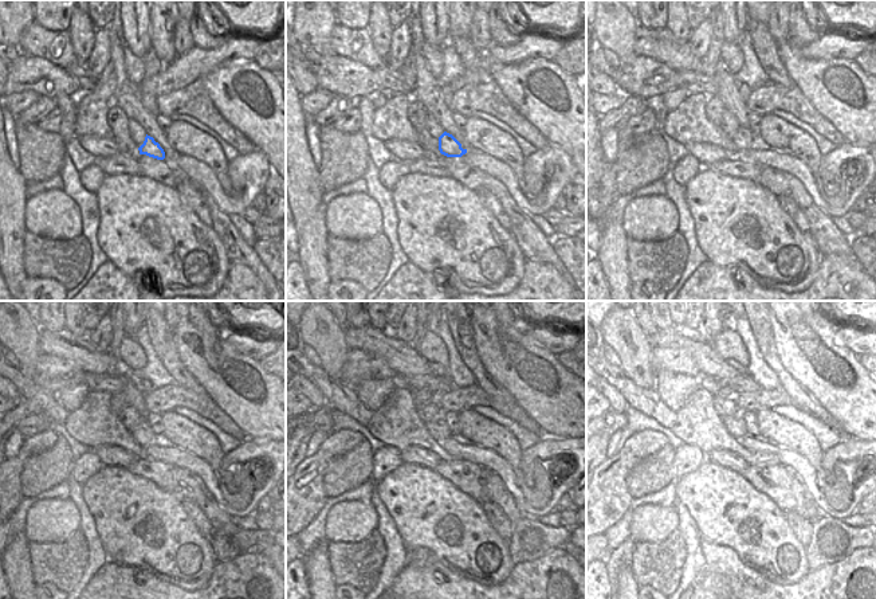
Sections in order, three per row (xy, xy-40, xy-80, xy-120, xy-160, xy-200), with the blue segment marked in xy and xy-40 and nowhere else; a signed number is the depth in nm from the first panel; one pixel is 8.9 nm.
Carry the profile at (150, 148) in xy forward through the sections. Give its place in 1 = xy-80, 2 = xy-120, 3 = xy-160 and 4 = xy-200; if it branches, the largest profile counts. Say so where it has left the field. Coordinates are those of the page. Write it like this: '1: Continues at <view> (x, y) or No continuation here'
1: Continues at xy-80 (743, 137)
2: Continues at xy-120 (142, 434)
3: Continues at xy-160 (438, 427)
4: Continues at xy-200 (735, 426).

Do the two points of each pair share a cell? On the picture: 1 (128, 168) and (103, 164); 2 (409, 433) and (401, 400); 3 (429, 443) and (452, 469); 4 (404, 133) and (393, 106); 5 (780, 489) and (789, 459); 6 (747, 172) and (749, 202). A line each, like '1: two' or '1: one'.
1: one
2: one
3: two
4: one
5: two
6: two

